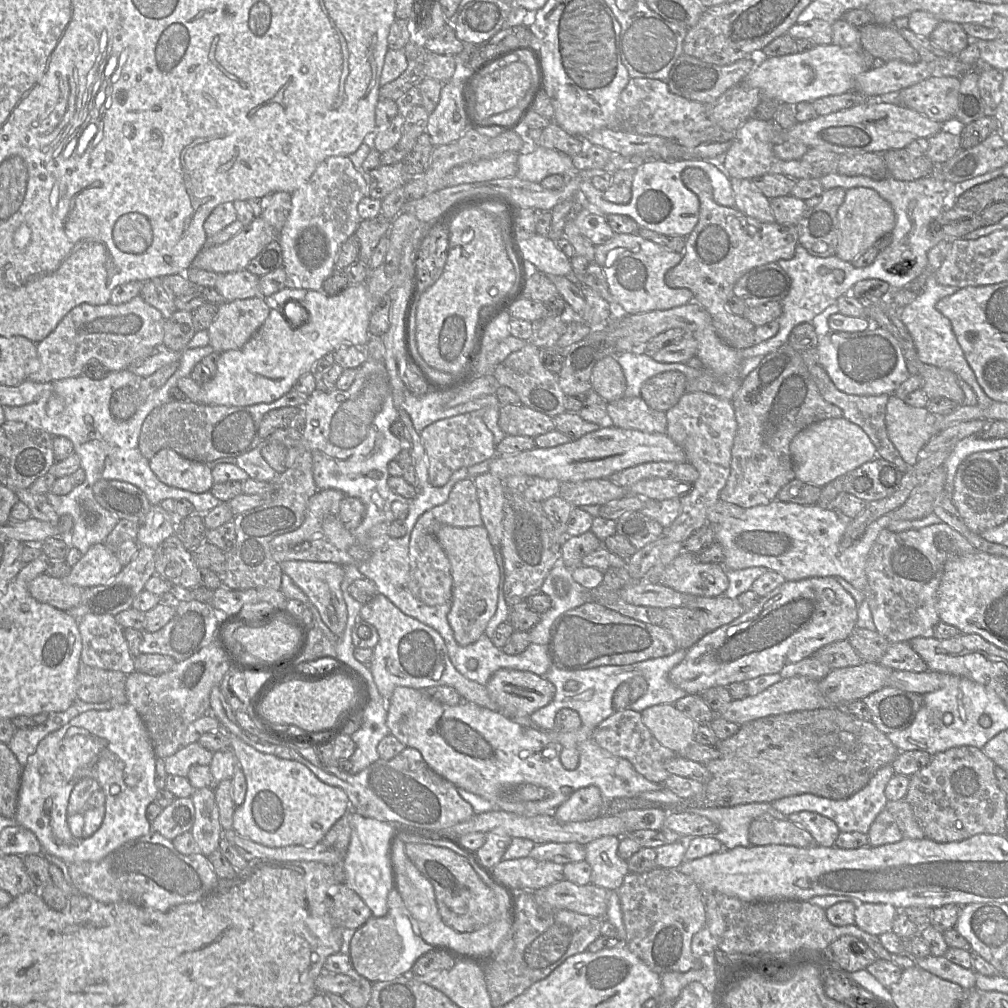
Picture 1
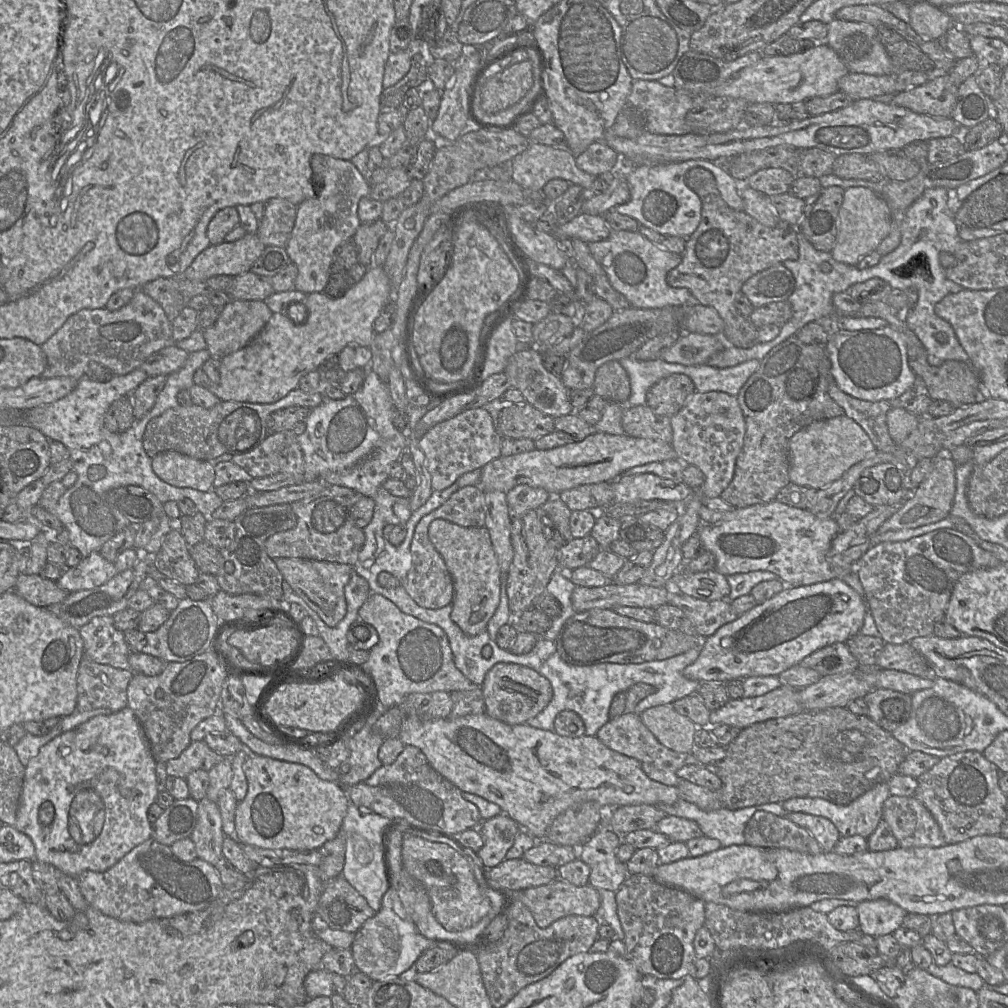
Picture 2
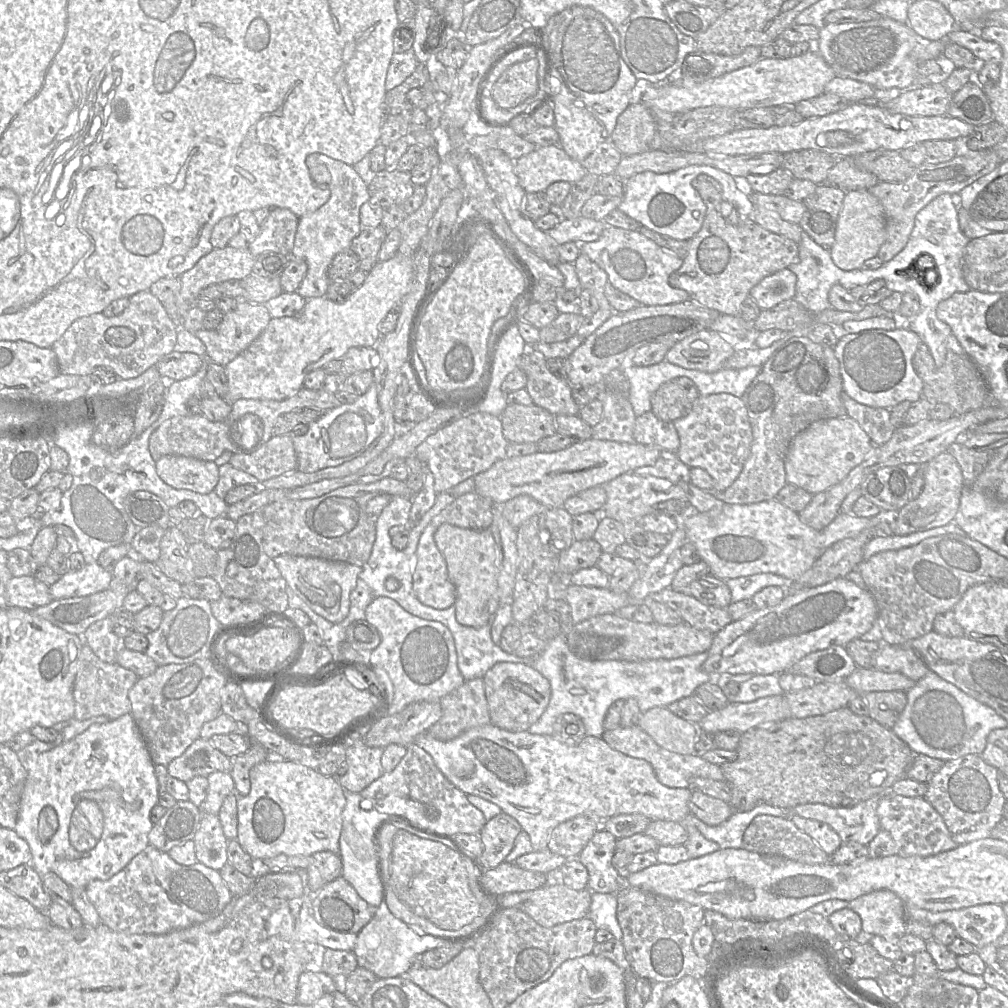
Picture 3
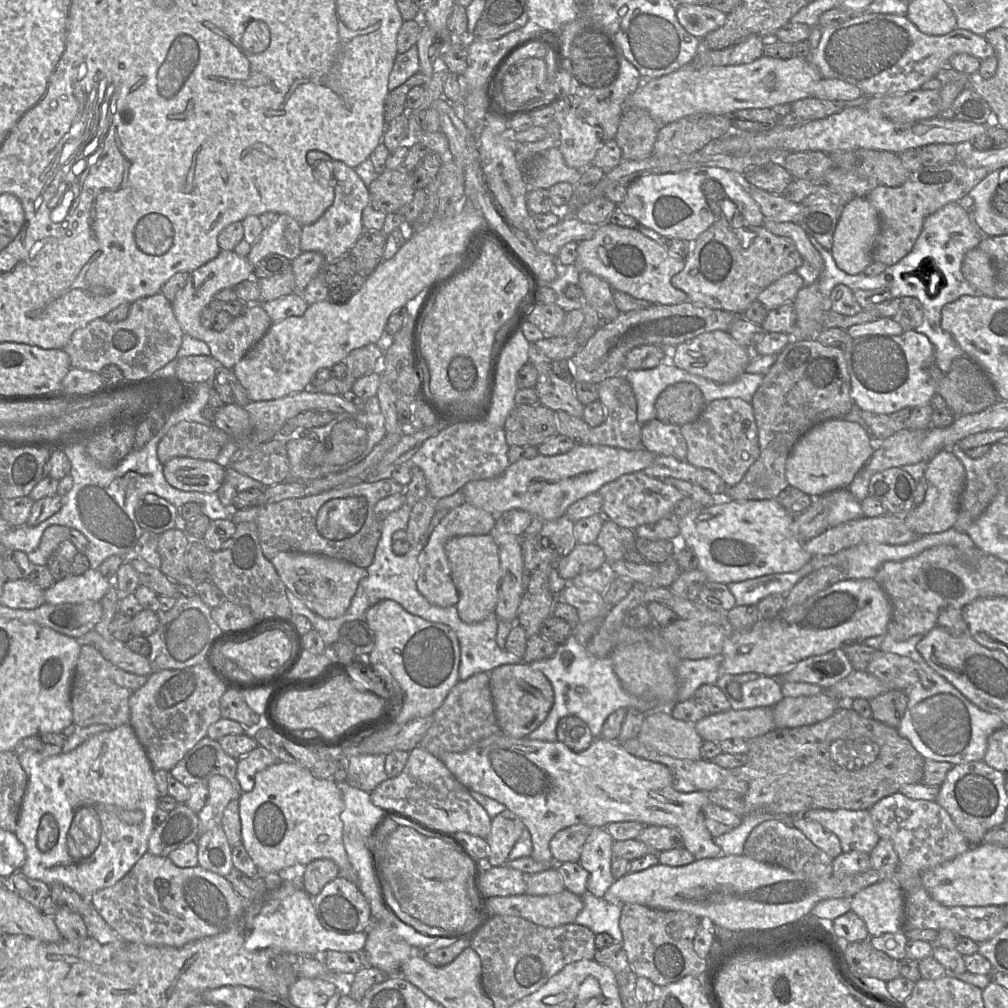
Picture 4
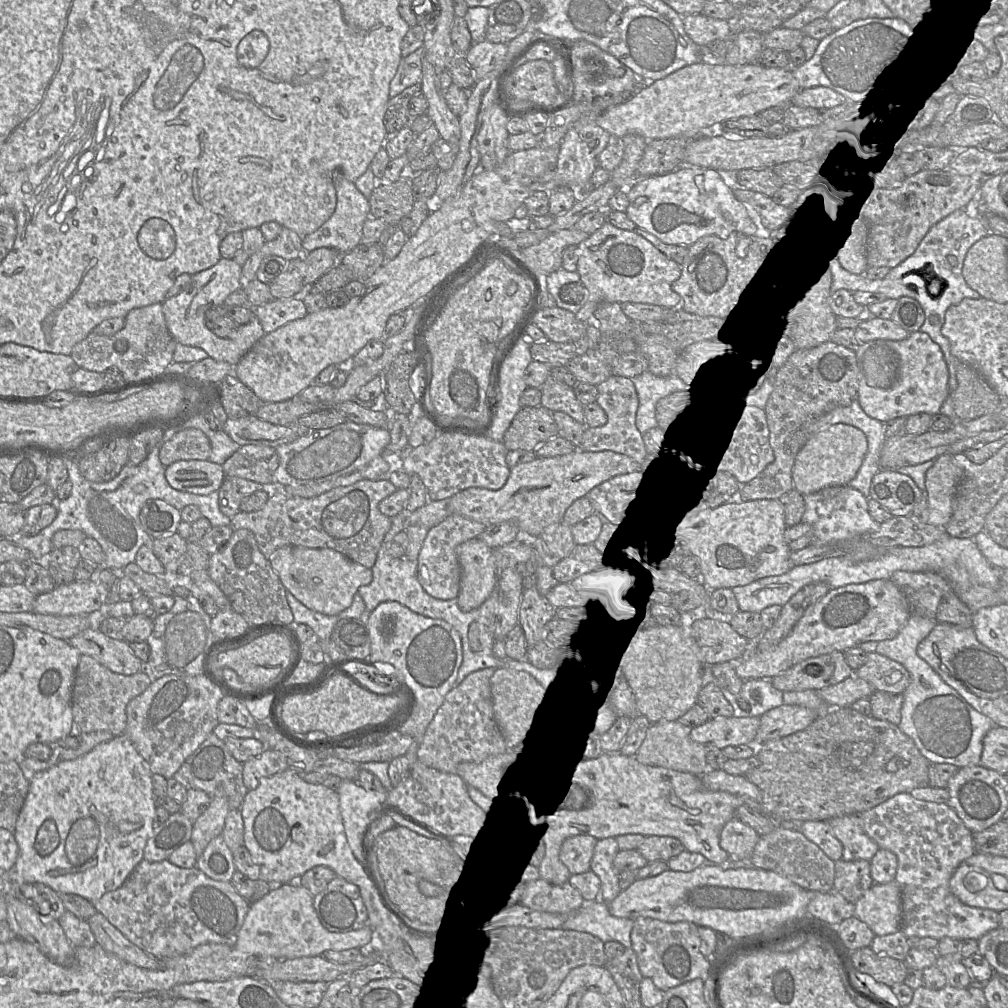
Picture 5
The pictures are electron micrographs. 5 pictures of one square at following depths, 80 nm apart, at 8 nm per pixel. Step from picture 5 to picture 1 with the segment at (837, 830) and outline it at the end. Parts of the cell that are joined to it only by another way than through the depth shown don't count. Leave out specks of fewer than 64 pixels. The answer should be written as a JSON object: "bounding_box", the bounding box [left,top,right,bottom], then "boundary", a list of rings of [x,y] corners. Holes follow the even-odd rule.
{"bounding_box":[771,765,895,834],"boundary":[[[891,765],[880,768],[863,789],[846,799],[834,800],[810,793],[803,793],[779,798],[772,801],[771,804],[787,817],[792,813],[800,811],[816,812],[834,821],[842,832],[861,832],[867,834],[875,818],[886,807],[888,800],[885,796],[885,788],[894,774],[895,772]]]}

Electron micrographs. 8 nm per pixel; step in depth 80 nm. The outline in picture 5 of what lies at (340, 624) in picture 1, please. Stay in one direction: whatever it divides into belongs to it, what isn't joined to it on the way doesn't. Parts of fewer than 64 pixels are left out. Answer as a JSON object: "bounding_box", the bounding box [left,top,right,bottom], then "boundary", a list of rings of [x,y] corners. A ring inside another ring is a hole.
{"bounding_box":[269,546,373,615],"boundary":[[[283,546],[278,548],[269,560],[287,590],[309,609],[325,615],[337,615],[347,609],[352,604],[358,588],[370,584],[373,580],[372,569],[329,548]]]}

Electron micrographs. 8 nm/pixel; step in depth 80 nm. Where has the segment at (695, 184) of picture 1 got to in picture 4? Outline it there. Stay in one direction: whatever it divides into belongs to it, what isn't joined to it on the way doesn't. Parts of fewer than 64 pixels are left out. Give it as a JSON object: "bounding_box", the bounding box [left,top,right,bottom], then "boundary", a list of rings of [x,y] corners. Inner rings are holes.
{"bounding_box":[671,179,803,315],"boundary":[[[708,179],[703,182],[701,189],[714,215],[714,222],[692,242],[690,253],[684,260],[684,268],[672,277],[671,284],[685,292],[688,300],[694,304],[743,315],[765,288],[782,276],[795,272],[803,264],[803,258],[791,240],[772,234],[764,226],[747,226],[748,230],[754,232],[755,240],[749,248],[742,248],[740,232],[734,232],[734,228],[722,212],[721,203],[726,198],[726,194],[721,183]]]}

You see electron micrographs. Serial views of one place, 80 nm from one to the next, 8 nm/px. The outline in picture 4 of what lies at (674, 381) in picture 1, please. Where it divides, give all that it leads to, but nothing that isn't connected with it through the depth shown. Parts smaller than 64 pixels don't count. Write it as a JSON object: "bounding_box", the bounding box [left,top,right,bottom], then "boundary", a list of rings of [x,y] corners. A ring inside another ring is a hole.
{"bounding_box":[656,382,706,426],"boundary":[[[677,382],[667,386],[657,397],[656,418],[665,424],[682,426],[697,420],[706,404],[695,384]]]}

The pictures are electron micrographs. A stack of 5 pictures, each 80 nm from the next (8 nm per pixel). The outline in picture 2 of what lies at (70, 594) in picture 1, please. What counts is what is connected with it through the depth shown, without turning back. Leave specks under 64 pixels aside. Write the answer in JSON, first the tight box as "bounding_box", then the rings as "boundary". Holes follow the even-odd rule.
{"bounding_box":[14,574,69,607],"boundary":[[[22,574],[16,579],[14,592],[30,604],[48,607],[64,600],[69,592],[58,587],[55,581],[39,574]]]}

